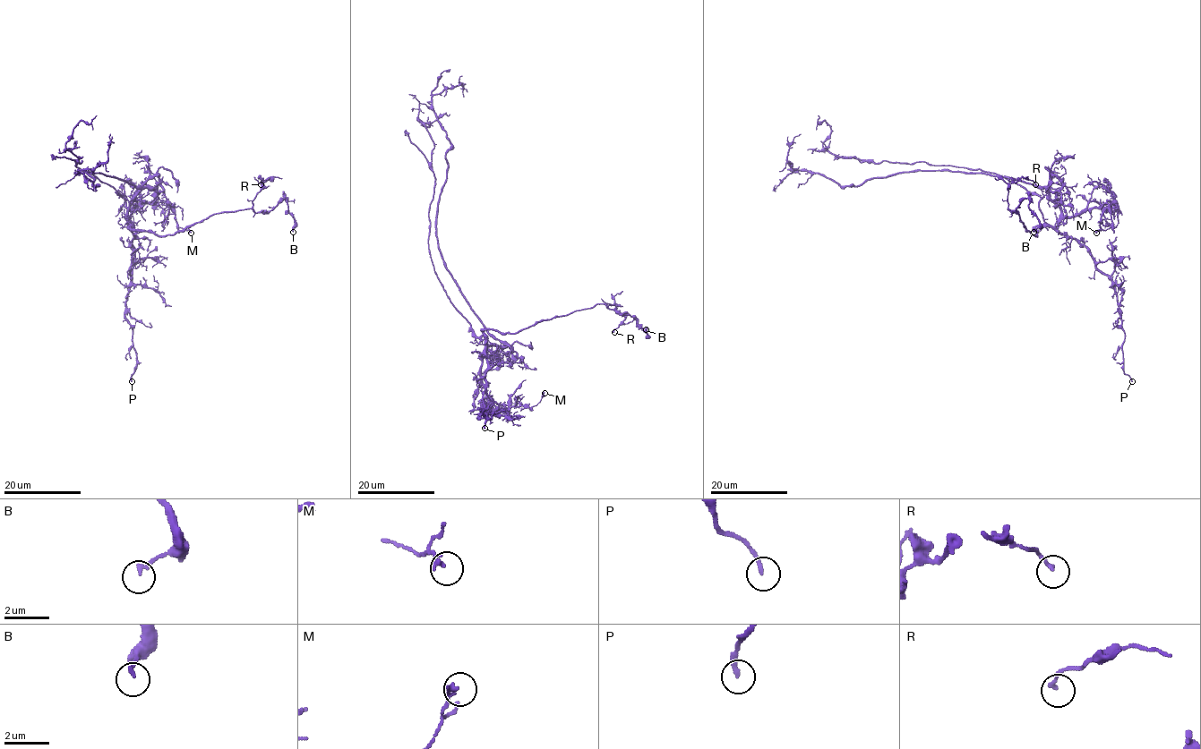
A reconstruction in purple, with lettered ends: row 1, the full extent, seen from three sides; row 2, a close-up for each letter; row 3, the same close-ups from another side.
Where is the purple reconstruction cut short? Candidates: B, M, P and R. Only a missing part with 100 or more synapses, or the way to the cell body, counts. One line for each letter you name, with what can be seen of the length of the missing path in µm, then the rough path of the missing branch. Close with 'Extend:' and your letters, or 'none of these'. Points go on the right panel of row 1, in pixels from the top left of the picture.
P: Missing length about 60 µm
Extend: P

